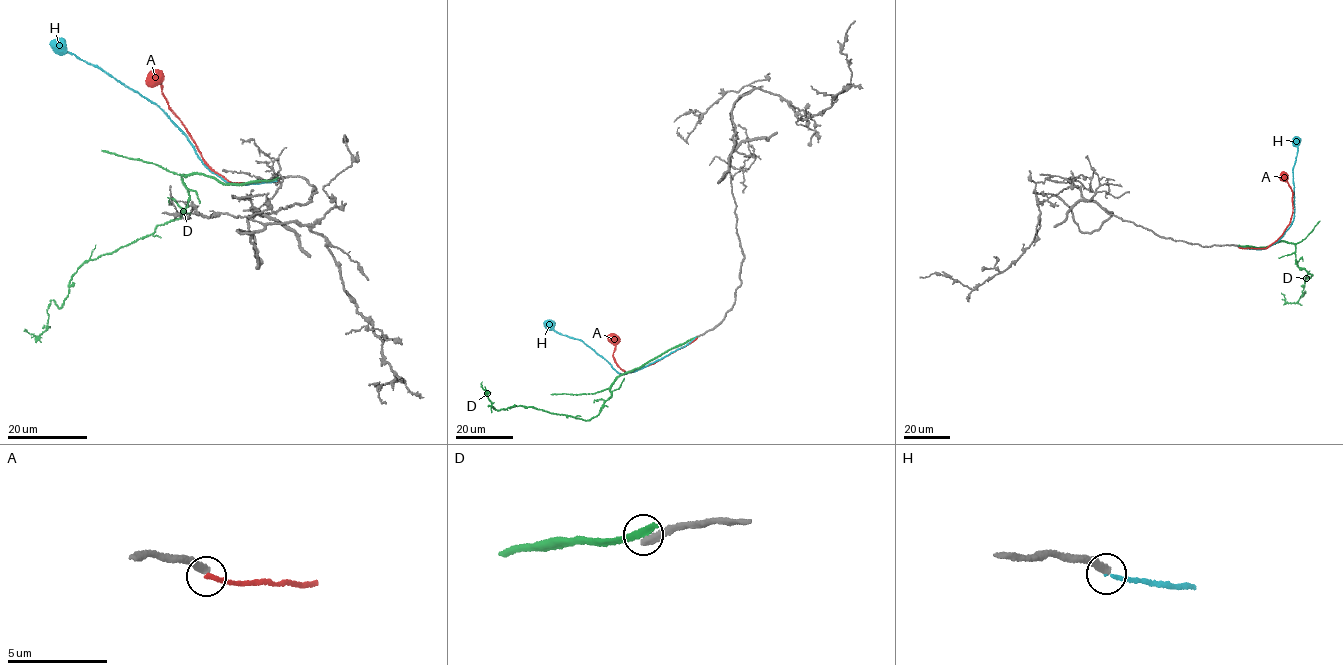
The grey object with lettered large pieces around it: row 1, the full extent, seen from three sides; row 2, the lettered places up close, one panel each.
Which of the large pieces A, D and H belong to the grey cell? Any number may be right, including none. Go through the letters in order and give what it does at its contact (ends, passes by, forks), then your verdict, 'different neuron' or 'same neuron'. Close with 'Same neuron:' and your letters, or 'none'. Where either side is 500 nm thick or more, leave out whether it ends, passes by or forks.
A: it ends there; different neuron
D: it ends there; different neuron
H: it ends there; different neuron
Same neuron: none

